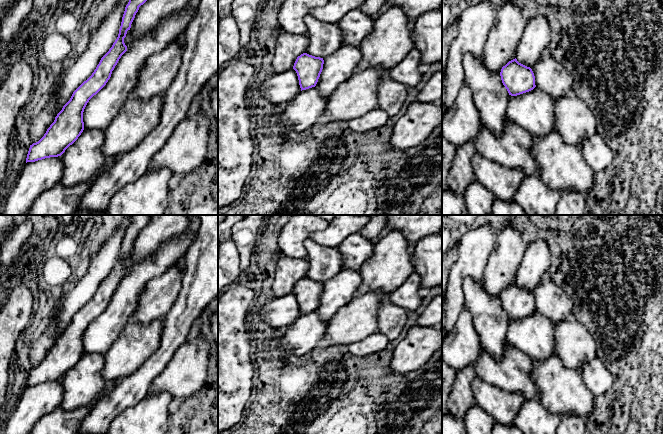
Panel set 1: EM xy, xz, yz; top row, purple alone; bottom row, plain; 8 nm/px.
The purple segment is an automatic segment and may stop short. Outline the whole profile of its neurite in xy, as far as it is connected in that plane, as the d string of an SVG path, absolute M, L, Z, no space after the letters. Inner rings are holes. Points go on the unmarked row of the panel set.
M131 215L117 263L101 282L92 299L73 316L44 360L30 369L26 387L61 380L81 359L84 354L84 333L89 324L106 309L119 283L127 275L124 262L139 231L149 223L151 217L152 215Z

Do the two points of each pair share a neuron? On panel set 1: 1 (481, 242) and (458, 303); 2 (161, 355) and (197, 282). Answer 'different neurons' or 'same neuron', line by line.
1: same neuron
2: same neuron

